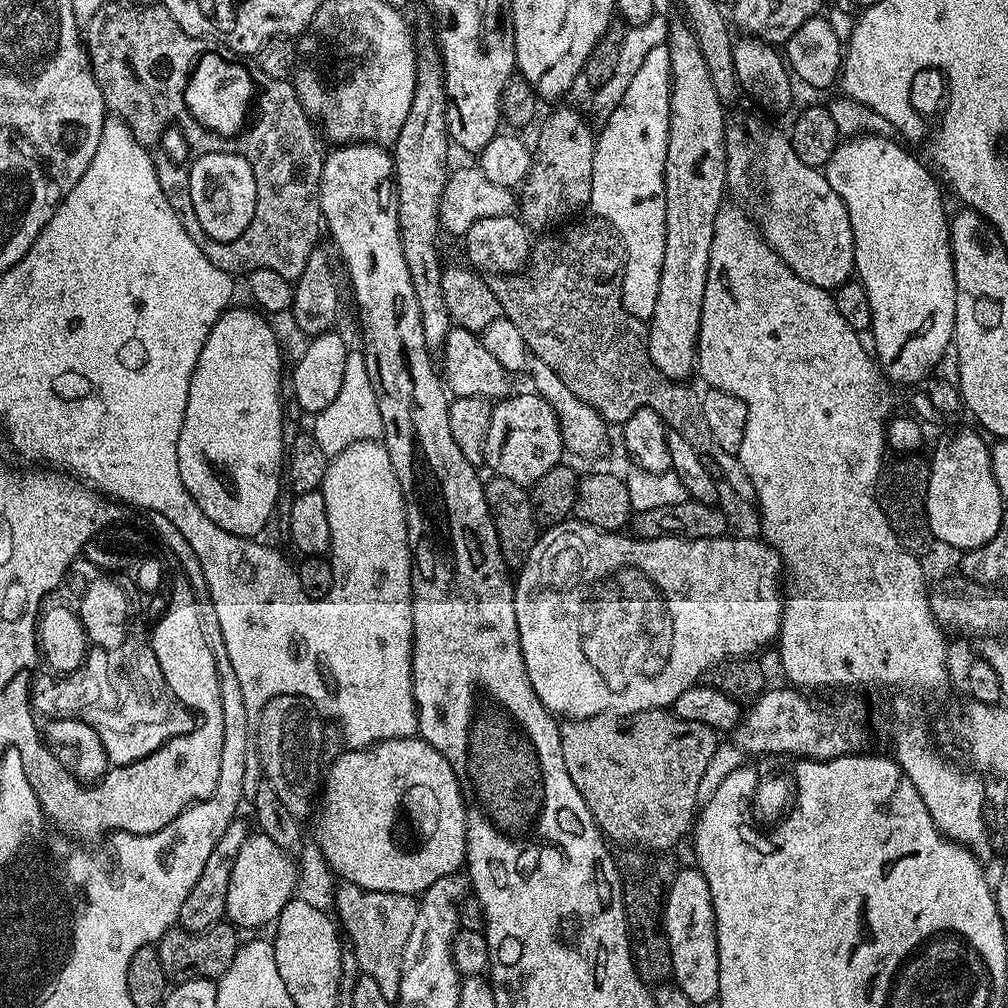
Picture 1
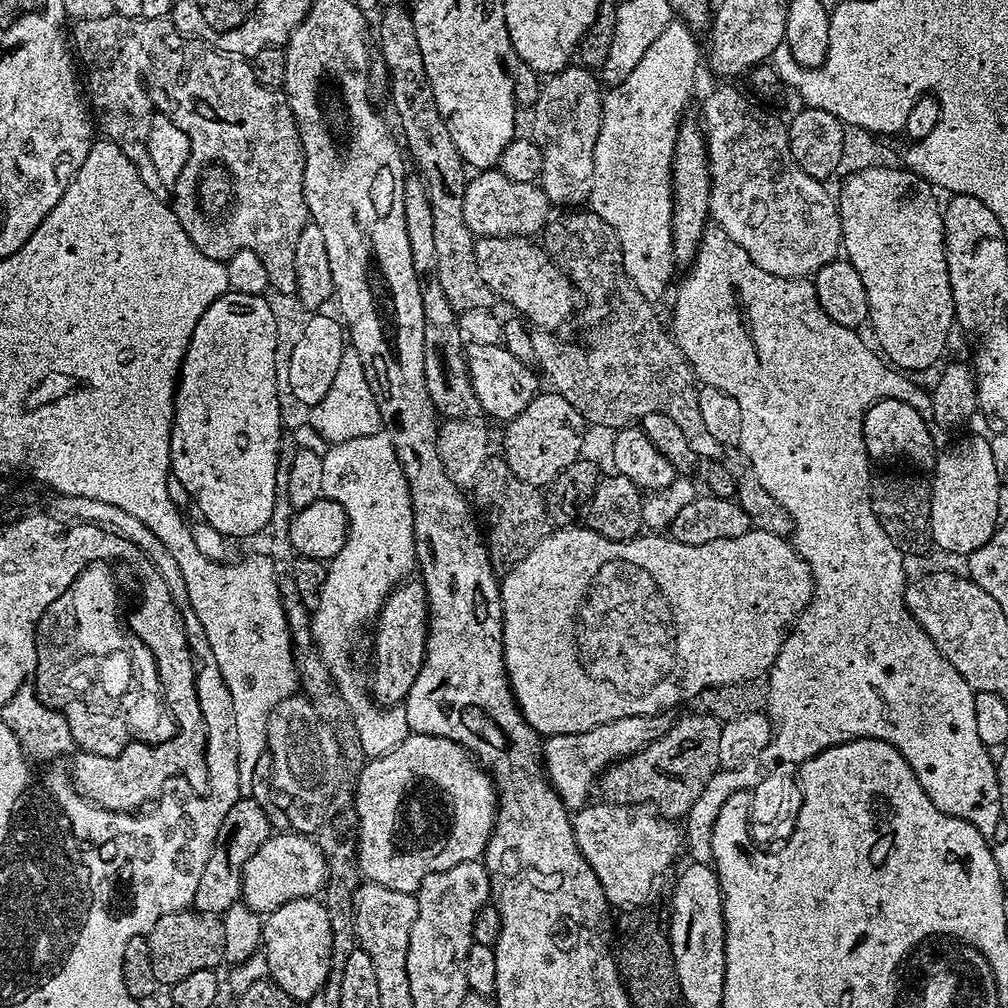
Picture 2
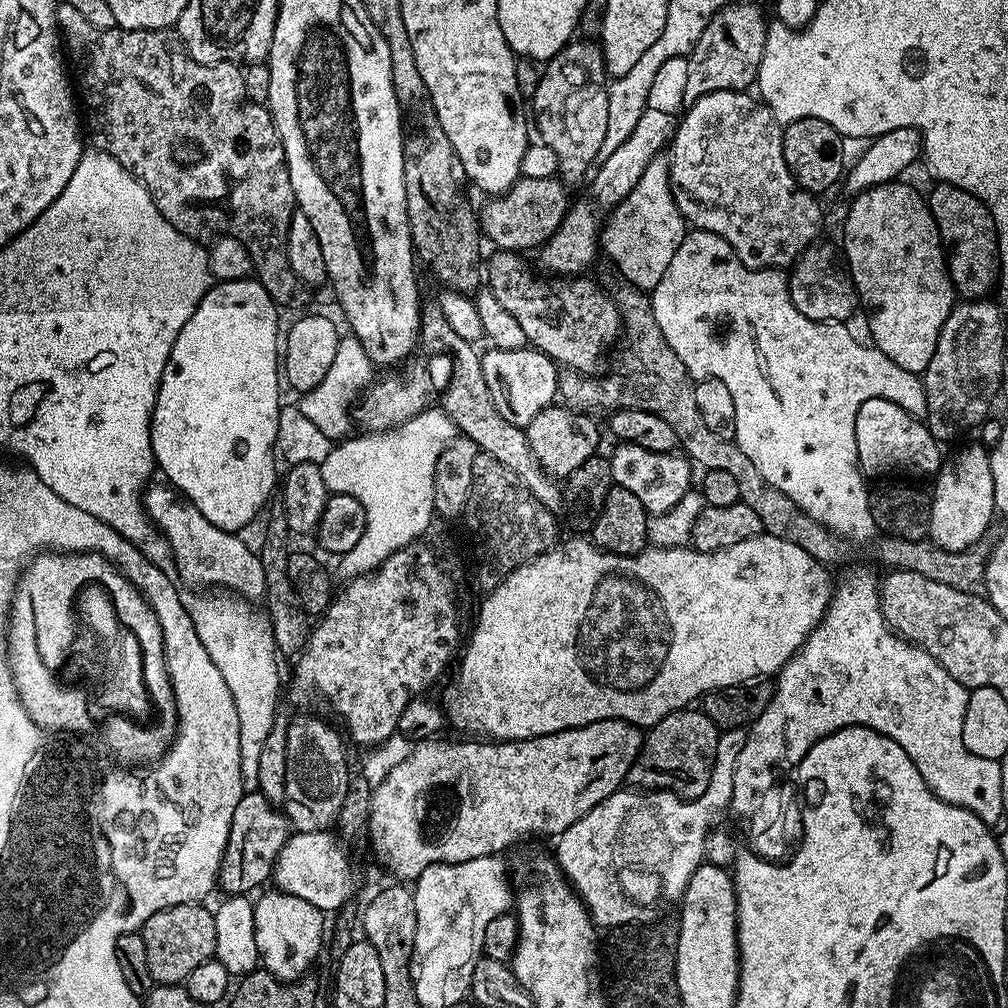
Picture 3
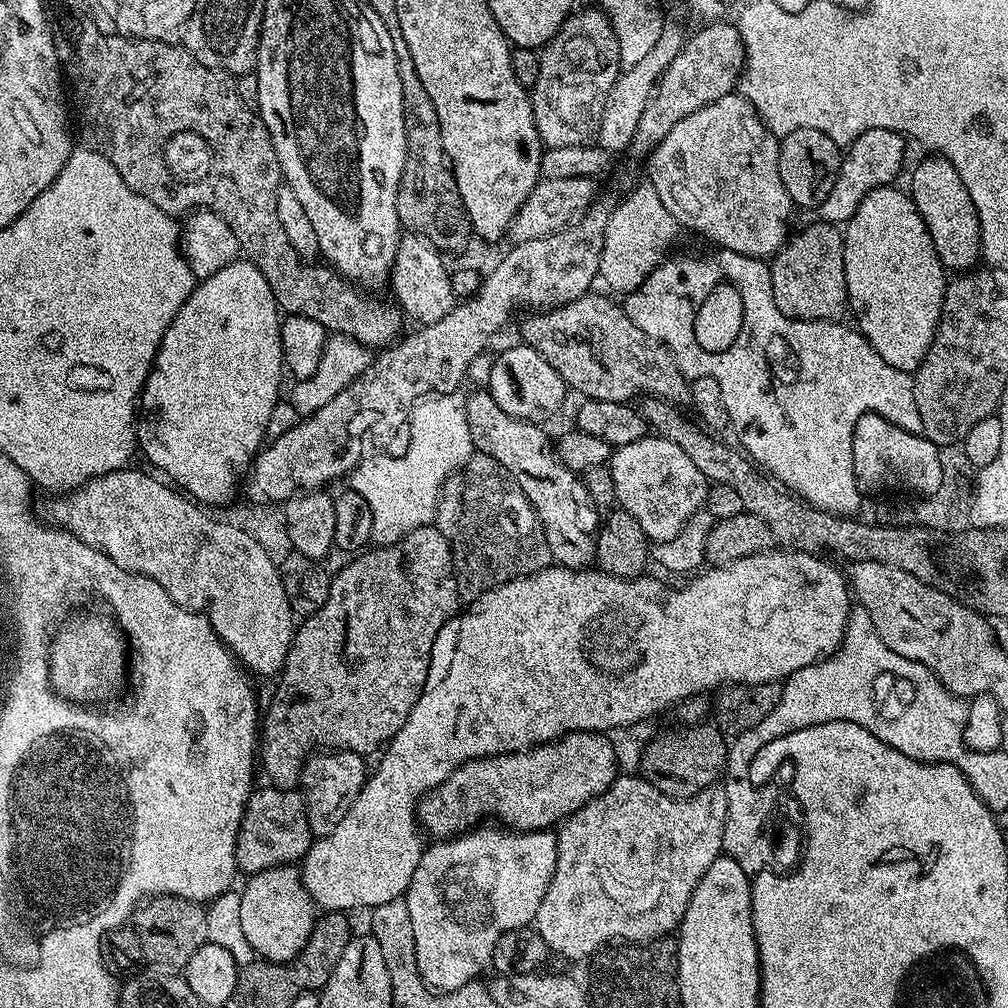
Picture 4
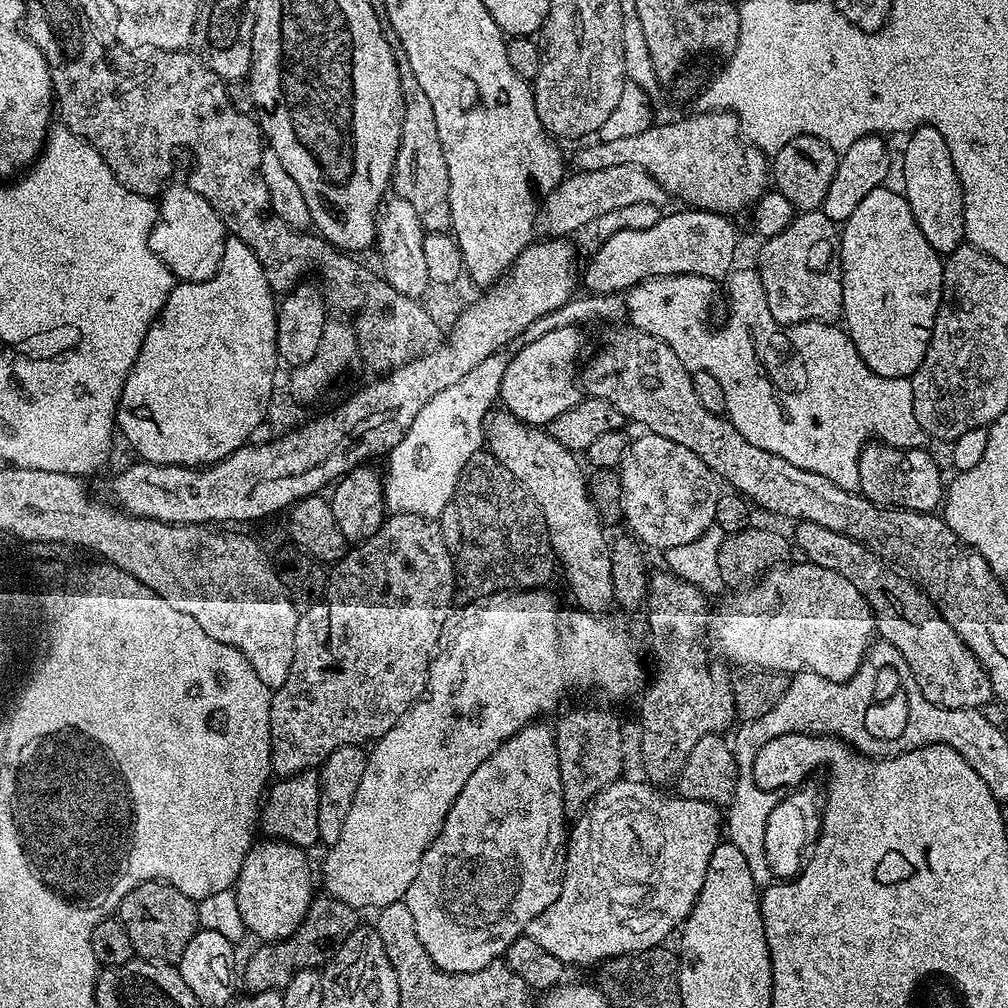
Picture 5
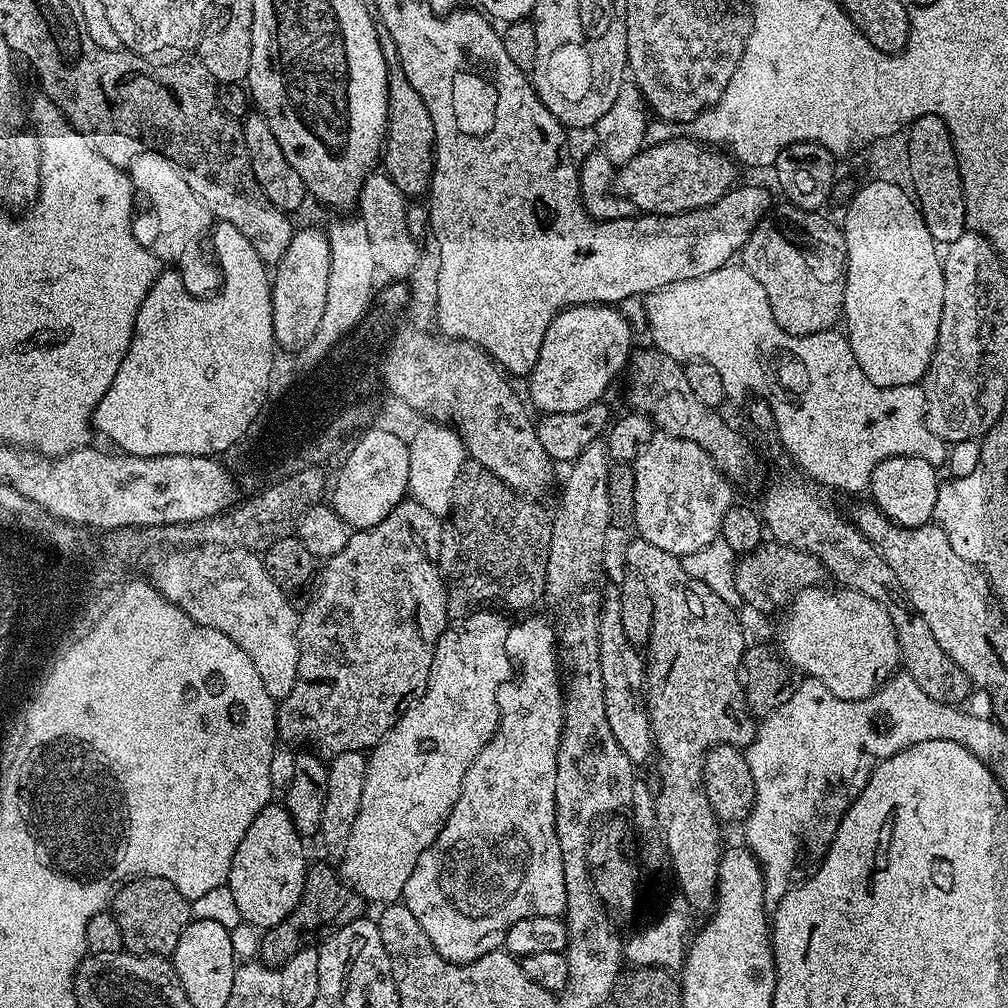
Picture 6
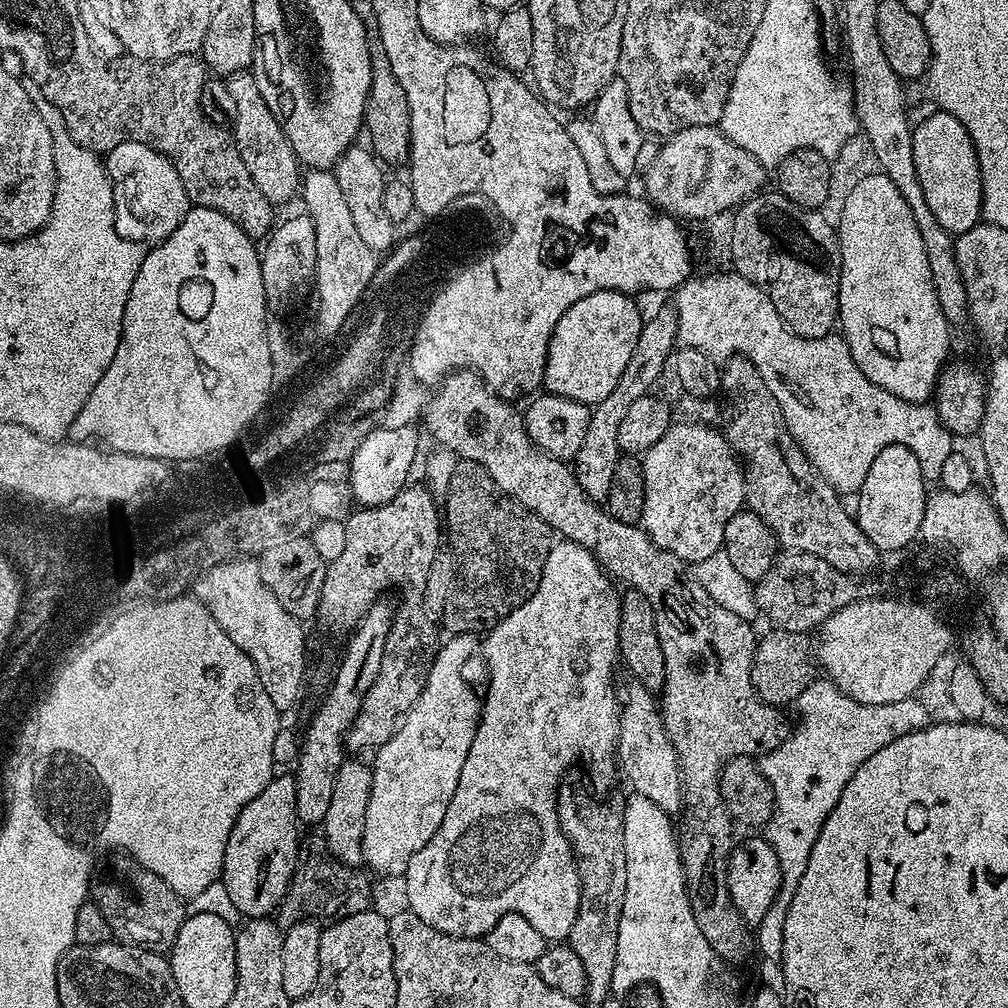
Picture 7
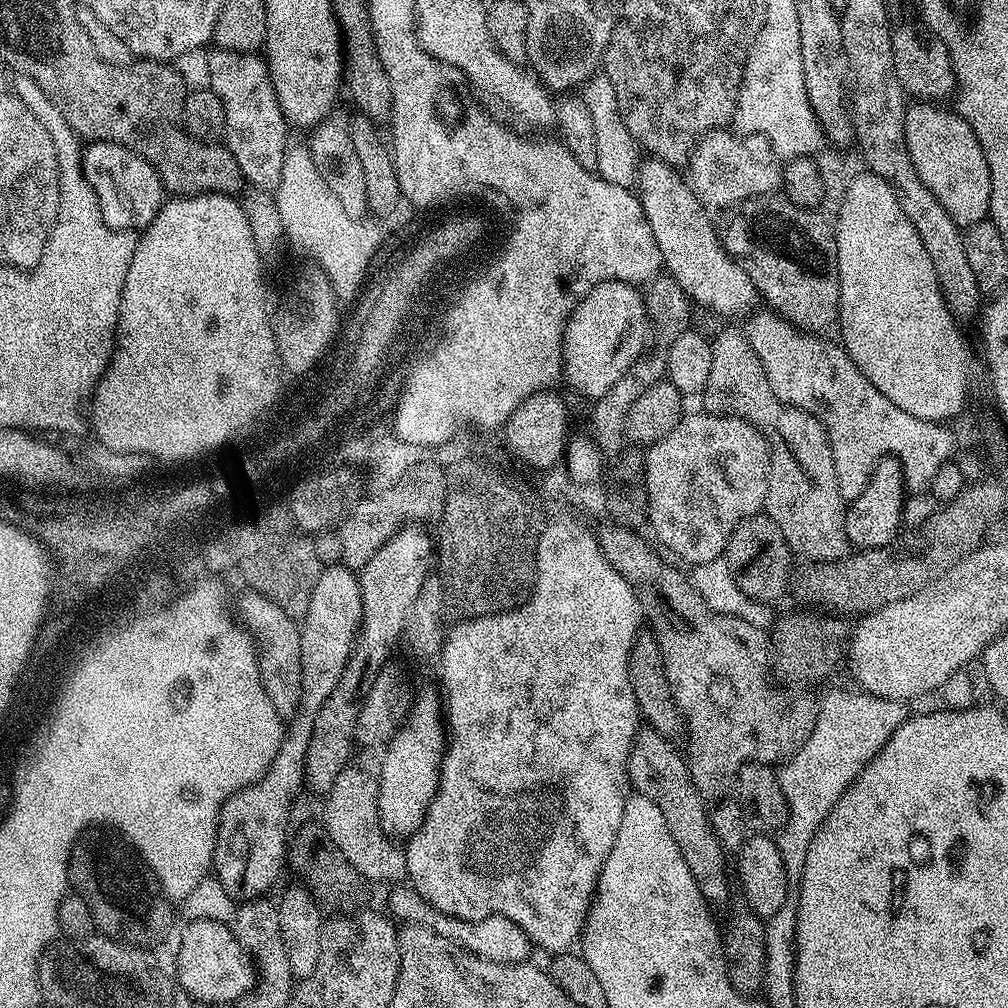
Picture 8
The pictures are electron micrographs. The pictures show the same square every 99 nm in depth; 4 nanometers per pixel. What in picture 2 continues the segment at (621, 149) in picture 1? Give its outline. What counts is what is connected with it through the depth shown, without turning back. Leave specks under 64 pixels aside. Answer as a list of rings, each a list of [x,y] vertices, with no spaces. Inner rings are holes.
[[[673,22],[666,26],[666,30],[647,47],[646,54],[639,59],[638,66],[631,70],[626,80],[603,93],[598,142],[594,142],[591,211],[608,222],[614,234],[618,234],[624,269],[630,282],[634,282],[647,300],[653,302],[663,298],[664,284],[671,282],[672,267],[677,263],[672,253],[672,155],[685,115],[684,107],[692,92],[692,79],[696,76],[696,67],[702,64],[702,44],[696,40],[699,40],[697,33],[686,24]]]

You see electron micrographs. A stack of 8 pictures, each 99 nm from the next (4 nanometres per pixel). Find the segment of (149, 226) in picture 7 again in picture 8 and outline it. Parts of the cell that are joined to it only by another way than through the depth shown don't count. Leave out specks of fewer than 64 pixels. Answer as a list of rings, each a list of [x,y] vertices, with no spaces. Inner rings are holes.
[[[105,140],[89,143],[83,149],[84,177],[98,198],[102,218],[108,228],[117,230],[143,230],[158,214],[166,199],[166,189],[160,175],[143,160],[137,152],[124,148],[121,144],[111,144]]]

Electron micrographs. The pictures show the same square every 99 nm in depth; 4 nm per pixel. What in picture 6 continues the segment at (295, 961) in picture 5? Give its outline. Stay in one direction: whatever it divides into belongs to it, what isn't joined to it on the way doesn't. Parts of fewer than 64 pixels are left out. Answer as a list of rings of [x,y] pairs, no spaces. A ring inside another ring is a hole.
[[[313,863],[304,879],[304,893],[296,909],[288,915],[287,920],[272,925],[261,935],[264,937],[260,940],[259,959],[269,966],[283,965],[298,949],[305,947],[304,935],[308,932],[308,924],[348,924],[351,920],[361,919],[365,915],[364,907],[364,897],[357,894],[337,869],[335,872],[328,864]]]

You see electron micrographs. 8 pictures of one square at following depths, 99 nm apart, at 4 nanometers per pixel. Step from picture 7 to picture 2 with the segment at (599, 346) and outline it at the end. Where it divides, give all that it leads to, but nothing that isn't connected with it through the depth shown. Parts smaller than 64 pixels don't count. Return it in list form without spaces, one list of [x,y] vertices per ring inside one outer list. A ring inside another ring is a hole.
[[[469,343],[466,355],[470,382],[485,417],[493,416],[494,419],[500,420],[499,422],[510,421],[522,414],[522,410],[526,410],[526,406],[530,406],[530,402],[541,391],[541,377],[534,371],[533,365],[514,358],[514,354],[510,354],[510,350],[506,350],[503,343]]]

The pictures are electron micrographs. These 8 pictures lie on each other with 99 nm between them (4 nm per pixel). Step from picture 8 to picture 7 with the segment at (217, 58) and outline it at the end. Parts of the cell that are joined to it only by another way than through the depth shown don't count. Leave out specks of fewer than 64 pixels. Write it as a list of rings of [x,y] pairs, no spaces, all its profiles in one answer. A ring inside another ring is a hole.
[[[251,71],[237,72],[236,75],[227,77],[226,83],[237,106],[230,131],[238,146],[238,154],[242,154],[242,162],[246,162],[246,170],[250,170],[254,178],[254,186],[258,186],[258,190],[262,190],[262,194],[266,194],[274,206],[280,206],[295,196],[297,199],[302,188],[302,165],[282,126],[278,126],[278,118],[270,114],[270,106],[266,106],[266,98],[262,98],[258,90],[255,75]]]

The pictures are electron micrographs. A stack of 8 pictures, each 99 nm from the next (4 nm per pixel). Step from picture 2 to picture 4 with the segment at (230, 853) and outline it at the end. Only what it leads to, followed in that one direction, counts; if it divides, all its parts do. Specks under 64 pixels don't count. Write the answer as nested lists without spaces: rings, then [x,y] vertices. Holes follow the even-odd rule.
[[[263,787],[248,795],[236,839],[236,867],[244,874],[270,870],[279,864],[295,865],[303,861],[314,839],[308,825],[304,793],[291,788]]]

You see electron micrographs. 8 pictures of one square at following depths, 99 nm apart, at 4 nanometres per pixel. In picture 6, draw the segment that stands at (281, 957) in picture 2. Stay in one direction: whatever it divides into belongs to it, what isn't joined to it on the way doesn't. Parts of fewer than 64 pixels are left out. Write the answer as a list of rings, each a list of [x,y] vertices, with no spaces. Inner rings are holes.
[[[270,802],[261,812],[256,814],[254,822],[250,822],[250,830],[246,830],[242,842],[238,842],[238,850],[234,850],[234,862],[230,862],[230,874],[226,887],[234,894],[234,903],[238,905],[241,921],[245,925],[257,924],[260,930],[267,930],[274,924],[281,924],[296,909],[304,893],[304,879],[310,867],[310,860],[304,857],[304,844],[296,822],[283,803]]]

